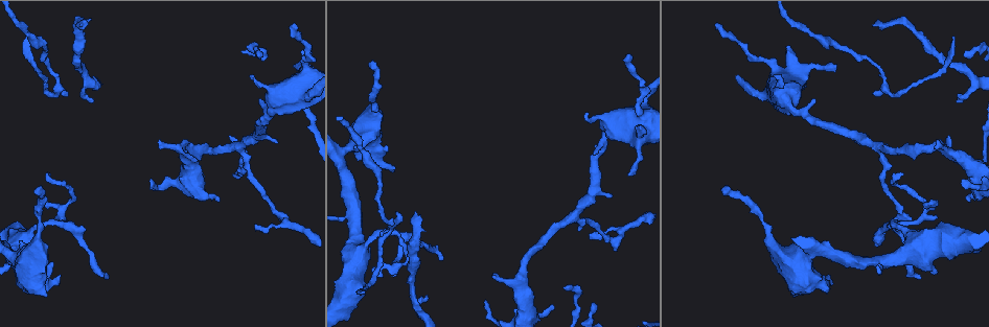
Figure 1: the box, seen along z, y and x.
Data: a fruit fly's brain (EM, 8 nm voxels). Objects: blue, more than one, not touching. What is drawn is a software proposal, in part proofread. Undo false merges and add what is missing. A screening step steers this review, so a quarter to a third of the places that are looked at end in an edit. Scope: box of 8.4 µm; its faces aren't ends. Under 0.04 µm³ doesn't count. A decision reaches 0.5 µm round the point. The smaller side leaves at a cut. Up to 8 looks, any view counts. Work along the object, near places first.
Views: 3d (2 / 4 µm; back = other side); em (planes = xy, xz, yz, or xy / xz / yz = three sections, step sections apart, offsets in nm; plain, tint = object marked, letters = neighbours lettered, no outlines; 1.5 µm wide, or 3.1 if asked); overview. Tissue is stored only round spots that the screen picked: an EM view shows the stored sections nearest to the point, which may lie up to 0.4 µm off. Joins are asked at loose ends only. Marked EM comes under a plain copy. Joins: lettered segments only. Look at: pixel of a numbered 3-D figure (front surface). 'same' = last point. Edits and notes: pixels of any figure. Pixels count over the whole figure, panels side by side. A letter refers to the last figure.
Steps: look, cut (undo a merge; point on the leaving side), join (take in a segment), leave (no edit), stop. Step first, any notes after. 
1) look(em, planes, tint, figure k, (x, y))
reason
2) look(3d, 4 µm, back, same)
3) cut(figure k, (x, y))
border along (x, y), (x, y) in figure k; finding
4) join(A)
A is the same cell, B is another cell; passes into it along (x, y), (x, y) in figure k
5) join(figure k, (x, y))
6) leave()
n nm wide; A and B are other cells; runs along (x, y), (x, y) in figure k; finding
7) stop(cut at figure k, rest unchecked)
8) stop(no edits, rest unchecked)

look(em, yz, step 8, tint, figure 1, (959, 101))
free end

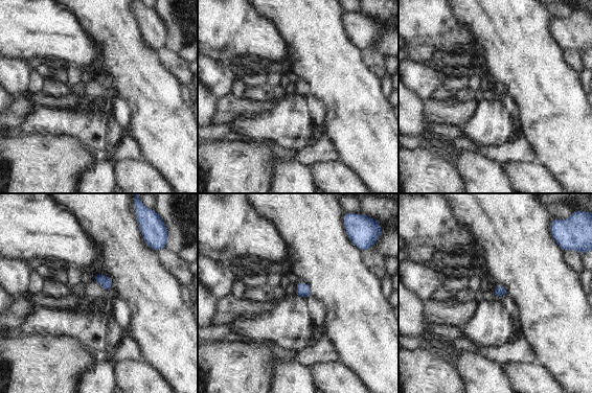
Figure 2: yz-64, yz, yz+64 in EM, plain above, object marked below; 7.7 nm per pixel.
look(em, planes, letters, same)

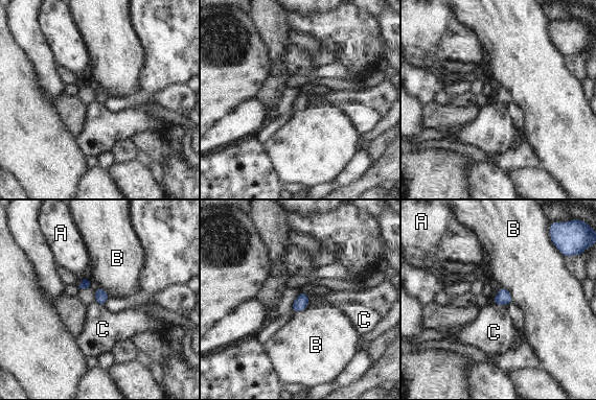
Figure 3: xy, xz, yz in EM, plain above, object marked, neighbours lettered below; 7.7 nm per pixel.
leave()
B touches over 160 nm; A, B and C are other cells; no lettered segment goes on from it

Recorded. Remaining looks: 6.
look(em, xy, step 4, letters, figure 1, (293, 23))
free end

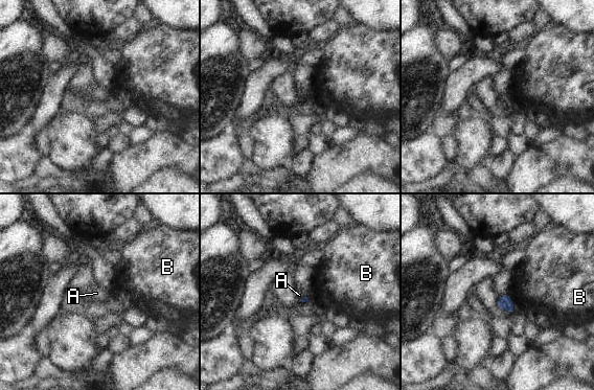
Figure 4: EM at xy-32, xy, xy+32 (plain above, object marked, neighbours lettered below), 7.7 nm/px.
look(em, planes, letters, same)

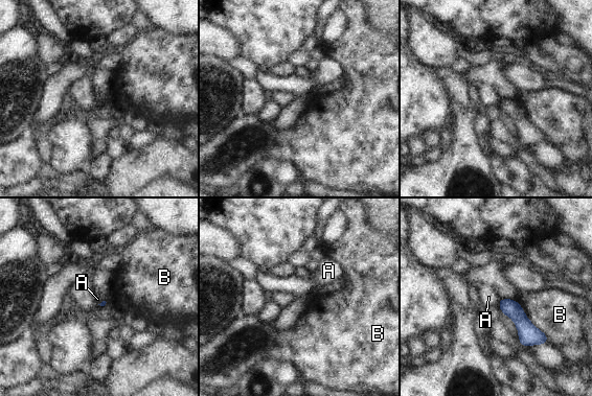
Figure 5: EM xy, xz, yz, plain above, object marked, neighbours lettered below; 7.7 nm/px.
leave()
A and B are other cells; border along (500, 299), (497, 304) in figure 5; no lettered segment goes on from it

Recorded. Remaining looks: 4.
look(em, xz, step 4, tint, figure 1, (8, 265))
sudden change in width

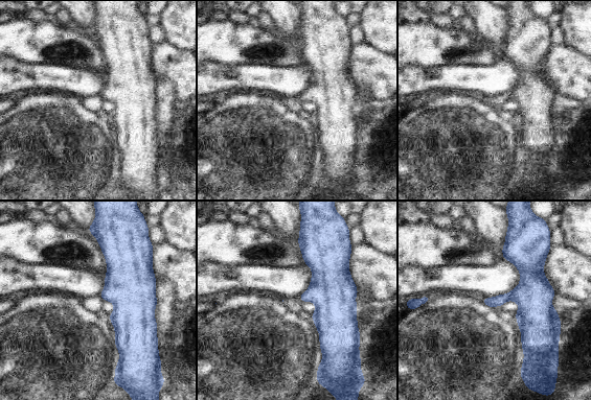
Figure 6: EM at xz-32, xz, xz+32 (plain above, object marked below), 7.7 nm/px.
look(em, planes, letters, same)

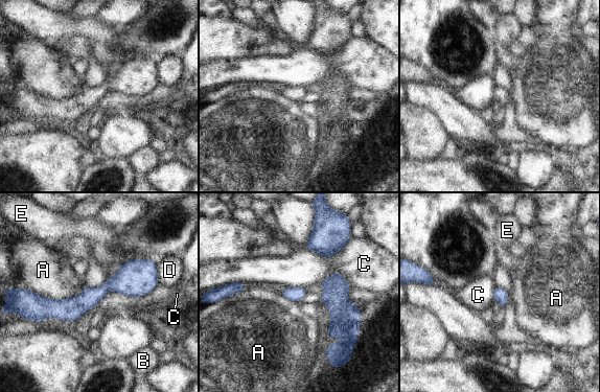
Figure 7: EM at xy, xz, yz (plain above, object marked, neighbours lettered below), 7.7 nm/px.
leave()
A touches over 380 nm; A, B, C, D and E are other cells; runs along (154, 264), (76, 306), (36, 298) in figure 7; continuous, no second neuron

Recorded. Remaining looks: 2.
stop(no edits, rest unchecked)

